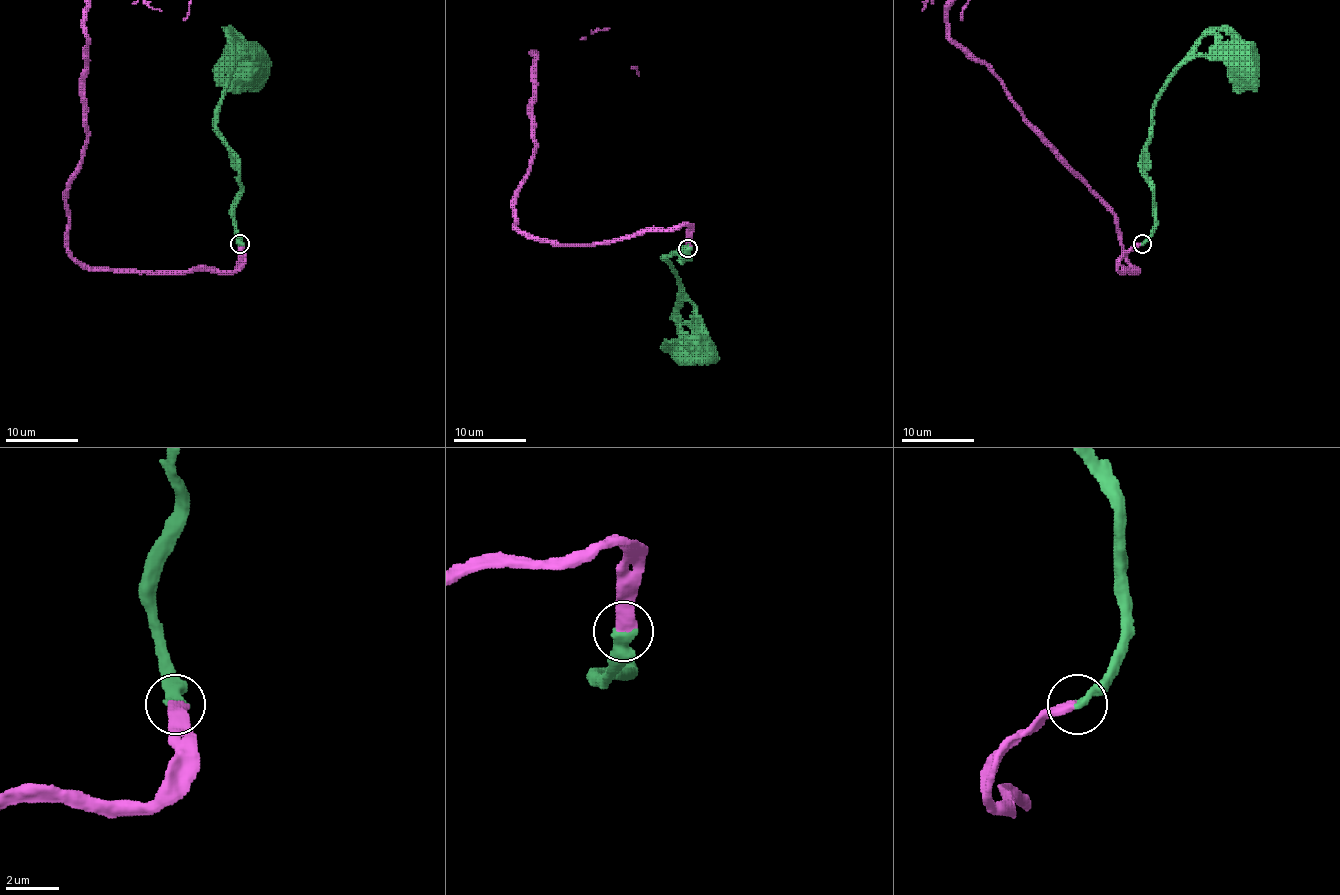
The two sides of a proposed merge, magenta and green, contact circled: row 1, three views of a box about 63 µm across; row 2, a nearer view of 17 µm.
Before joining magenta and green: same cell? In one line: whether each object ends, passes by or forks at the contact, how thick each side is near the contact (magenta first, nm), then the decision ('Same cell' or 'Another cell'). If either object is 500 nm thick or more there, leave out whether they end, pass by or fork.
At the ring magenta ends. At the ring green ends. Thickness 480 nm (magenta) against 420 nm. Same cell

